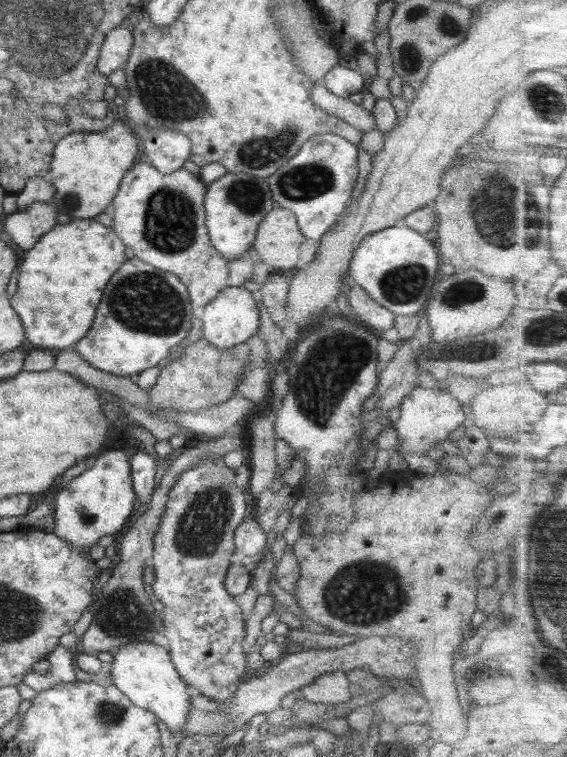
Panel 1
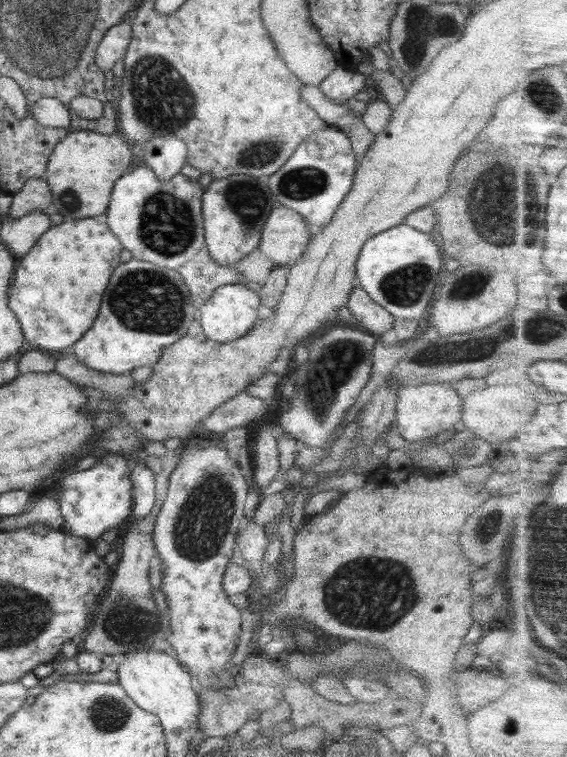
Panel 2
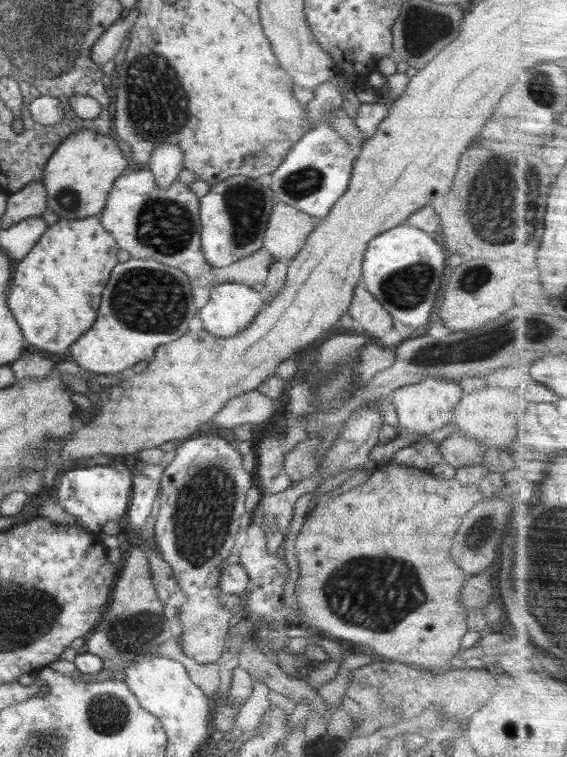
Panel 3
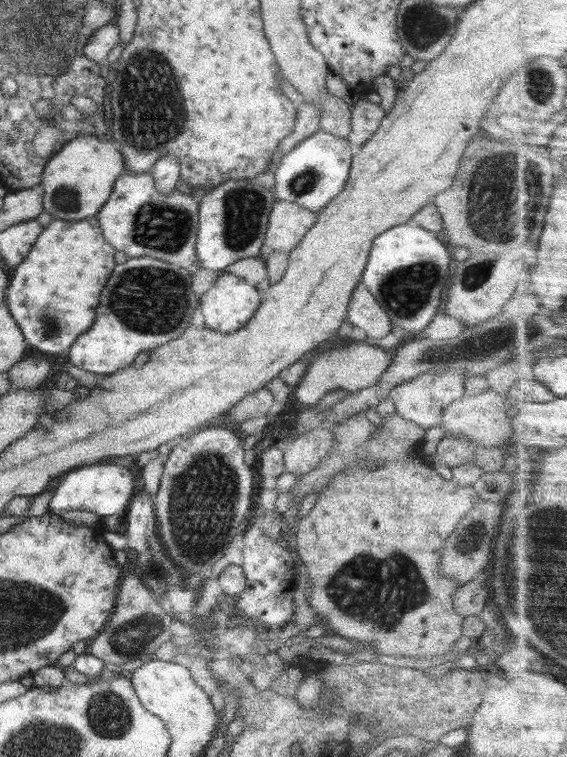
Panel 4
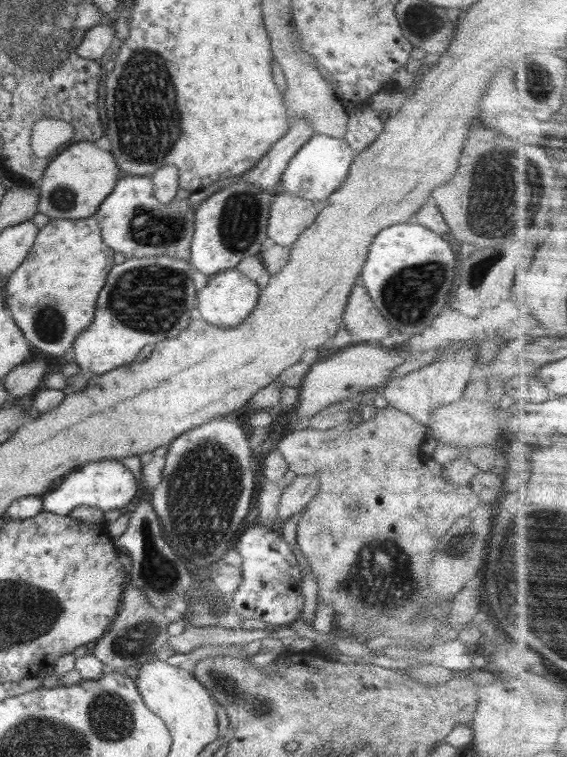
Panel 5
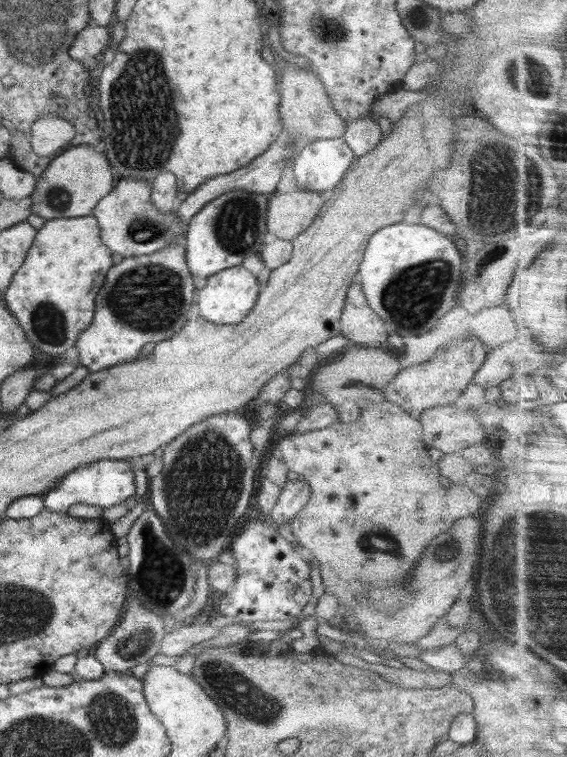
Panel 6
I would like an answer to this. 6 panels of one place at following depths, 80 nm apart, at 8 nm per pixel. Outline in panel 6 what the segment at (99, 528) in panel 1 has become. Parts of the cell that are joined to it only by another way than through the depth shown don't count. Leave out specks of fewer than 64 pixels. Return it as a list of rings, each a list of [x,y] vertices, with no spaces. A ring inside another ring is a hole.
[[[102,459],[65,474],[60,480],[60,486],[56,486],[56,490],[50,490],[48,496],[43,496],[43,500],[49,510],[67,512],[73,504],[78,503],[110,508],[125,503],[132,496],[136,497],[134,473],[130,463],[127,460]]]

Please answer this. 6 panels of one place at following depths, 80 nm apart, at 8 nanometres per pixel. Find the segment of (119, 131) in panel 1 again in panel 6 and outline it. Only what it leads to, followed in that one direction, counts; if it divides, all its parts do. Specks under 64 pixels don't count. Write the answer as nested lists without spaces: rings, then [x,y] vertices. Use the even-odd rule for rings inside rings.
[[[92,146],[67,147],[53,156],[46,170],[37,177],[31,198],[31,214],[45,220],[77,218],[92,215],[101,198],[114,188],[114,176],[105,154],[94,152]]]

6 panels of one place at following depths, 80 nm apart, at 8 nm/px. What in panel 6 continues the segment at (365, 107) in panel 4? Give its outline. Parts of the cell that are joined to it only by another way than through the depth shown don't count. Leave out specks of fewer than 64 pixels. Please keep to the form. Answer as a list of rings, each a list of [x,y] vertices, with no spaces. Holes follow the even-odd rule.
[[[369,116],[350,121],[347,124],[343,139],[353,150],[356,157],[370,152],[379,142],[382,130]]]

